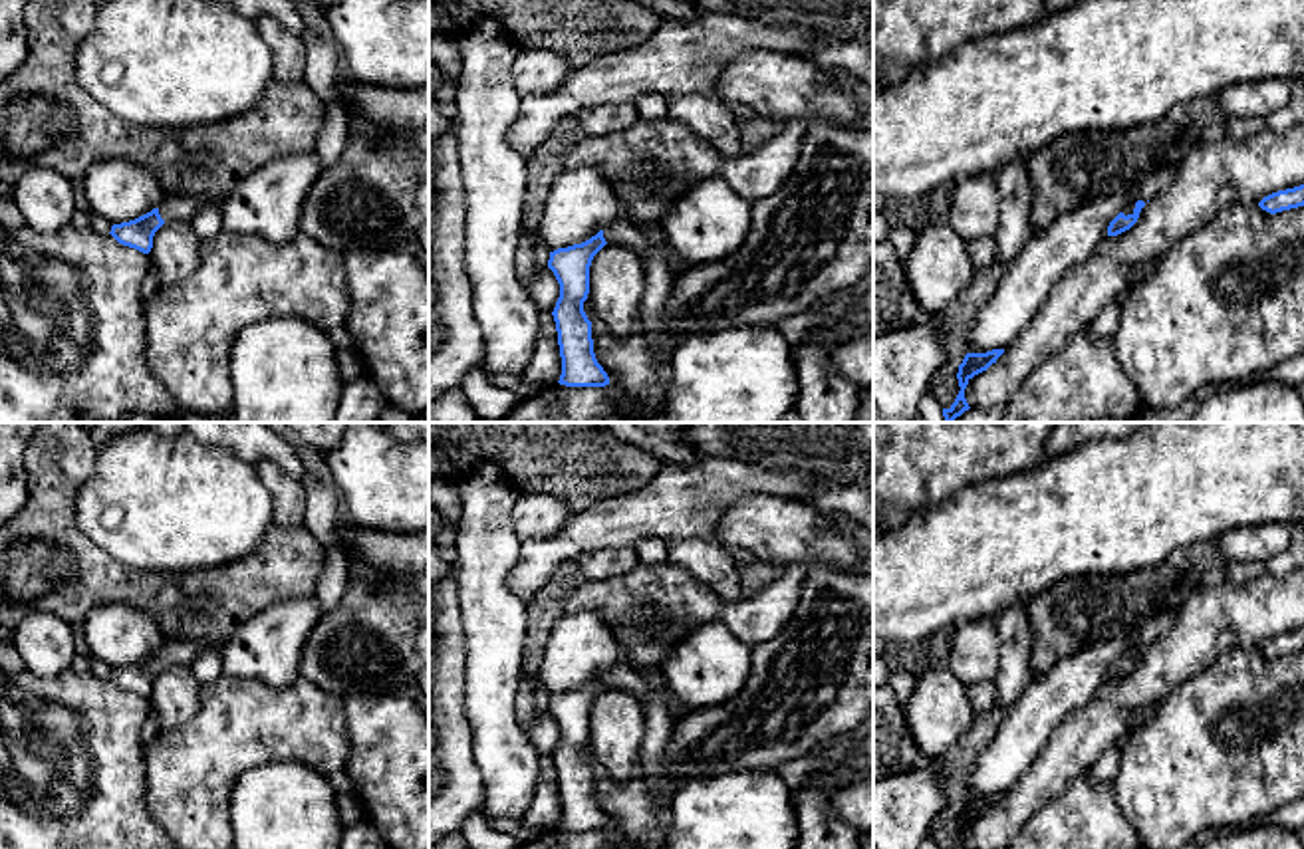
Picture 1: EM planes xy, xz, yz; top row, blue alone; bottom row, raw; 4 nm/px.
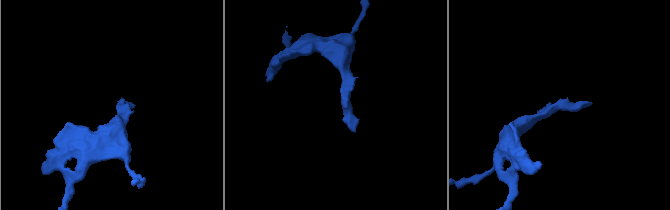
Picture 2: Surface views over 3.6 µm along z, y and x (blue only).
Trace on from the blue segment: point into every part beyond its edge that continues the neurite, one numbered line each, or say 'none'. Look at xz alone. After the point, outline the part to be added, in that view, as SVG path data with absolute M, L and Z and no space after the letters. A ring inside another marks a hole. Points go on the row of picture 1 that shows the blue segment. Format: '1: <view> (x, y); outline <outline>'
1: xz (618, 233); outline M617 216L603 228L603 238L609 246L625 246L633 250L643 262L647 262L651 254L645 234L623 216Z

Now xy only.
1: xy (173, 209); outline M165 194L159 214L165 222L191 222L208 202L193 196Z

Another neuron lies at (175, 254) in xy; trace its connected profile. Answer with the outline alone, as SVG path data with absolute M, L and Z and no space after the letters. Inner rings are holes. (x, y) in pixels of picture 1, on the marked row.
M165 222L149 252L161 286L187 280L200 264L200 240L189 222Z

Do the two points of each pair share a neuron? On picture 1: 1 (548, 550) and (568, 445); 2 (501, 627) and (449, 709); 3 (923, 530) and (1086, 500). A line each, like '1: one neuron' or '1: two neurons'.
1: two neurons
2: two neurons
3: one neuron

